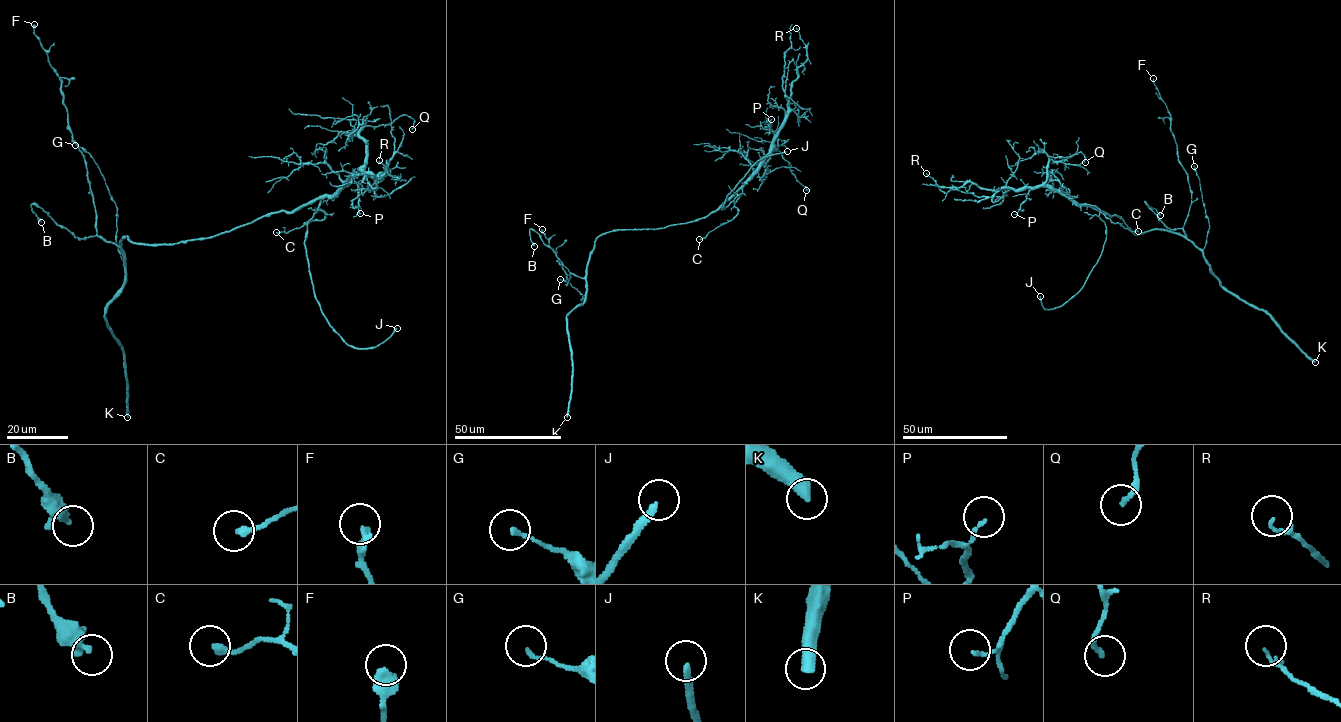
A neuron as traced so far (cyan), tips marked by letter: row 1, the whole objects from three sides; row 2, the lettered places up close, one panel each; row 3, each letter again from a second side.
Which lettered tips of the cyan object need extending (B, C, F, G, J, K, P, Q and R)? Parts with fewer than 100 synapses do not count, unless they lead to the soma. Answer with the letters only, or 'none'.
J, K

